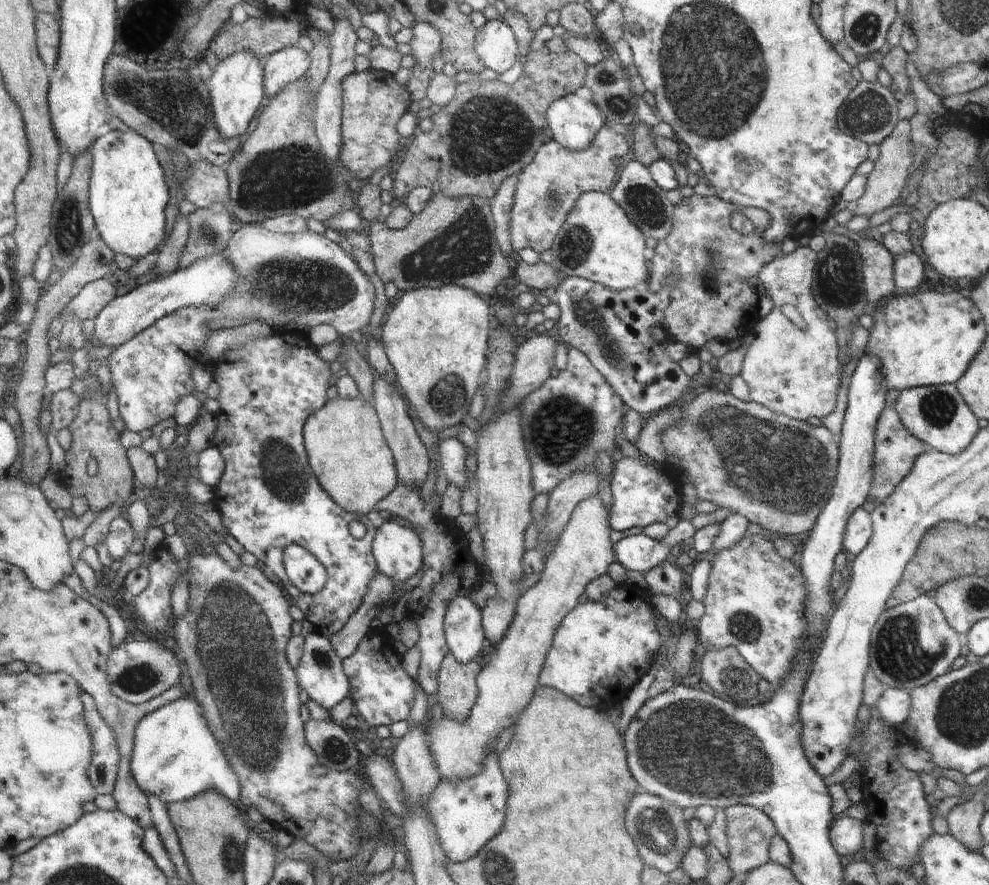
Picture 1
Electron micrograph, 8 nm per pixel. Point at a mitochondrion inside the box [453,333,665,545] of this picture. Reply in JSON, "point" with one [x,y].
{"point":[561,428]}

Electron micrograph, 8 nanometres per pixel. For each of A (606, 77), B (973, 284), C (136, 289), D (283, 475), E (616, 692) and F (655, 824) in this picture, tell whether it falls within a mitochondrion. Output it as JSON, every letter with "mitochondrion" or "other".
{"A":"mitochondrion","B":"other","C":"other","D":"mitochondrion","E":"other","F":"mitochondrion"}

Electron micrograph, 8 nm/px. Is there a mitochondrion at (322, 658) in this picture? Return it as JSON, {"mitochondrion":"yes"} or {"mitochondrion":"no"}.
{"mitochondrion":"yes"}

